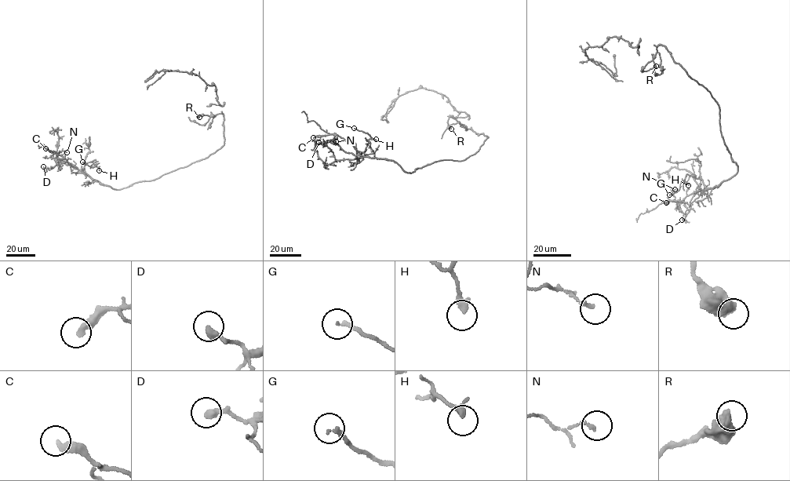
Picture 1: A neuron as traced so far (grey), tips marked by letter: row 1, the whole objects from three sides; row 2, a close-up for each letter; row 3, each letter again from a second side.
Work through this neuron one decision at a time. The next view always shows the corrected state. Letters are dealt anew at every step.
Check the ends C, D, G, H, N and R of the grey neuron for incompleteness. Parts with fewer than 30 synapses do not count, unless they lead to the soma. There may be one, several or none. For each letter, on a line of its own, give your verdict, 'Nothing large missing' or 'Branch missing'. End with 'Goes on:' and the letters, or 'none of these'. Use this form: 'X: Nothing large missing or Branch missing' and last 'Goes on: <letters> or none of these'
C: Nothing large missing
D: Nothing large missing
G: Nothing large missing
H: Nothing large missing
N: Nothing large missing
R: Nothing large missing
Goes on: none of these

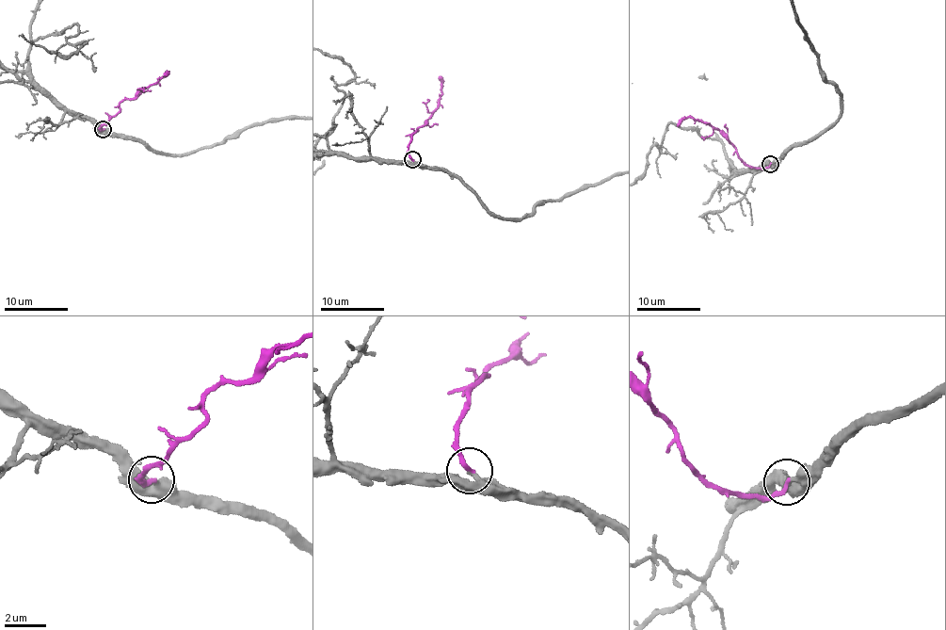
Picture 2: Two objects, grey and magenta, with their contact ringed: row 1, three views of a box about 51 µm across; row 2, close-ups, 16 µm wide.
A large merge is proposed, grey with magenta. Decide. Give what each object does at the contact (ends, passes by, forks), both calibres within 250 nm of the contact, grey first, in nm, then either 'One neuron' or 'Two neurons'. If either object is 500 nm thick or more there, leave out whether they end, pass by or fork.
At the ring grey ends. At the ring magenta ends. Thickness 360 nm (grey) against 240 nm. One neuron

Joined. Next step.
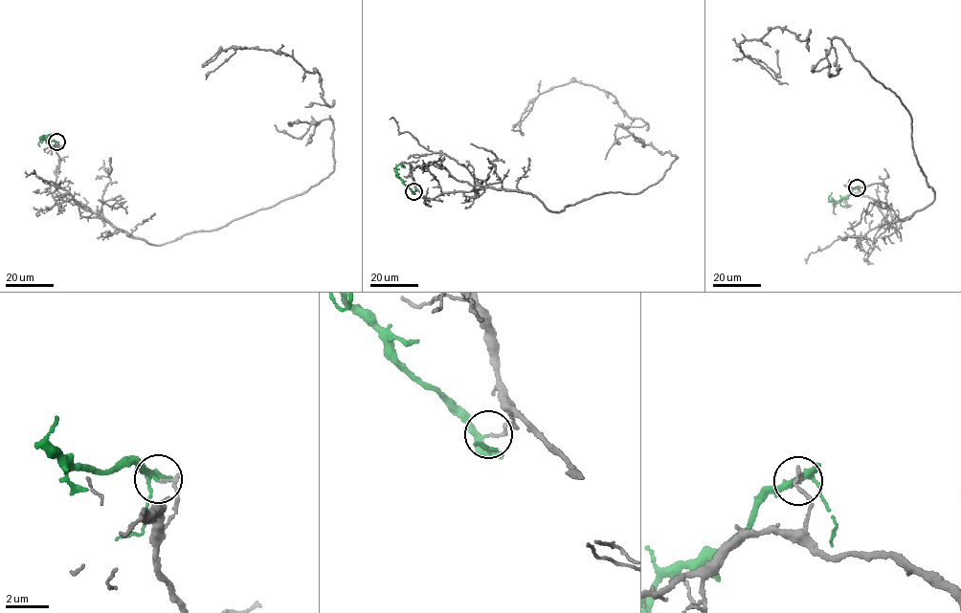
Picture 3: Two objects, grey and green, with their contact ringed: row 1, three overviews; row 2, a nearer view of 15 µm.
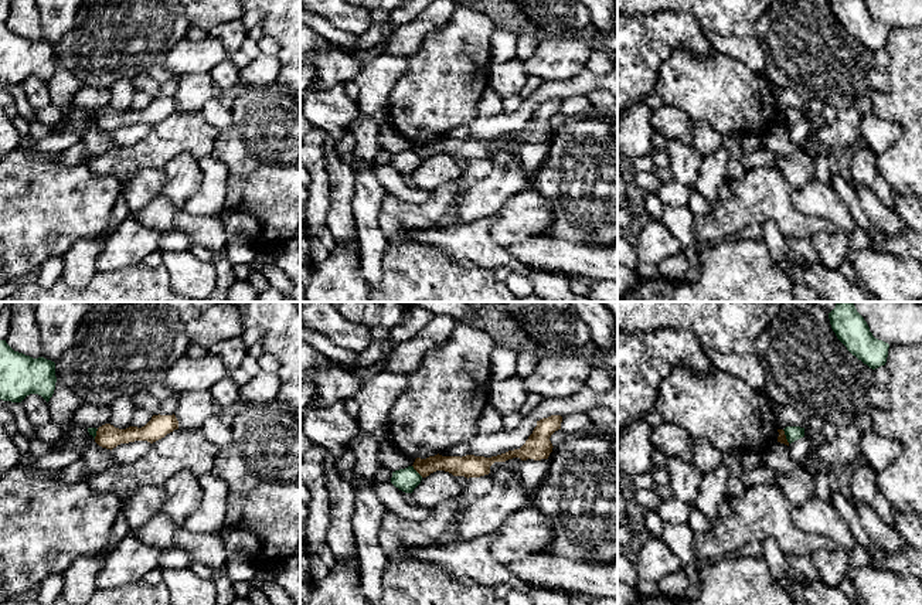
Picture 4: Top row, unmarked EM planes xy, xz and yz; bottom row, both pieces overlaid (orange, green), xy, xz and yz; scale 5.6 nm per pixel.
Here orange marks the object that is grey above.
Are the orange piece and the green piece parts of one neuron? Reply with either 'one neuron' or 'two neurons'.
two neurons

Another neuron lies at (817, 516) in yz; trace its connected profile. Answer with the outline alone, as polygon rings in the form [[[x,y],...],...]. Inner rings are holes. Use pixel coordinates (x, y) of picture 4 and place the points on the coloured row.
[[[813,497],[804,504],[795,506],[792,517],[800,530],[830,537],[846,551],[857,545],[848,523],[831,502]]]

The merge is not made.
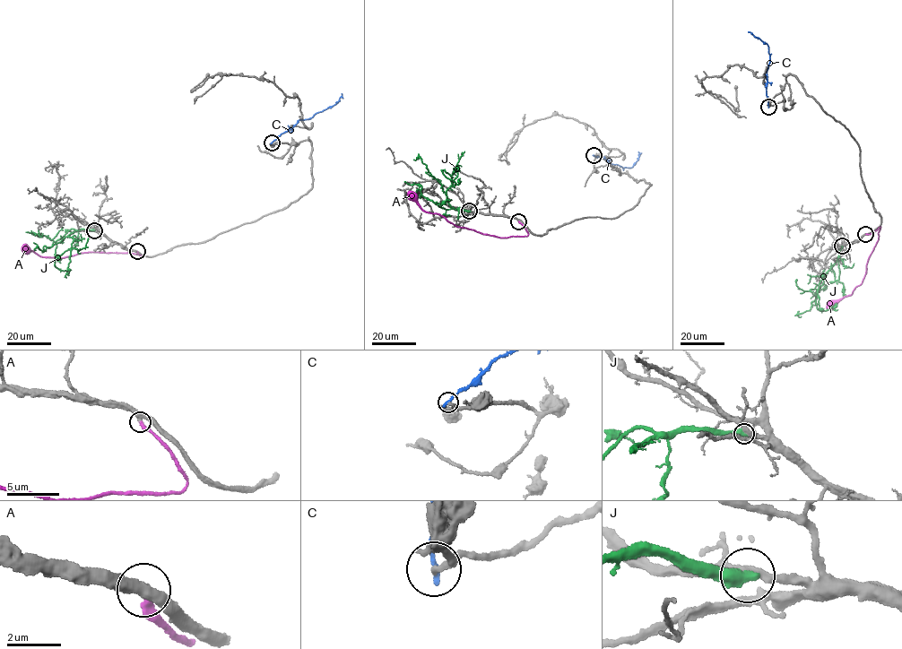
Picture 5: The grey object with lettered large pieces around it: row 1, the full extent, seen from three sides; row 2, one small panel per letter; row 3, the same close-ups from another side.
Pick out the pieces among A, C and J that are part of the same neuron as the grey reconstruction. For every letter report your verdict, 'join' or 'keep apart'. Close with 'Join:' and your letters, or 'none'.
A: join
C: keep apart
J: keep apart
Join: A

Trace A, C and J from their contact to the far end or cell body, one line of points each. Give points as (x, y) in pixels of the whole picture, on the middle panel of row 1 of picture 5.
A: (518, 221), (524, 226), (527, 236), (496, 237), (459, 227), (442, 215), (425, 212), (408, 191)
C: (594, 155), (623, 168), (629, 168), (637, 160), (637, 151)
J: (469, 212), (450, 206), (446, 193), (452, 184), (452, 177), (441, 169), (447, 177), (460, 183)

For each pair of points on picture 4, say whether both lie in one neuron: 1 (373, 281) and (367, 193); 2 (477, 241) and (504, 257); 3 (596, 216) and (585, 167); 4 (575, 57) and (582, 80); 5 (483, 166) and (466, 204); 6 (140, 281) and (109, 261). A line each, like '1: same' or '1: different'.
1: same
2: same
3: same
4: different
5: different
6: different

